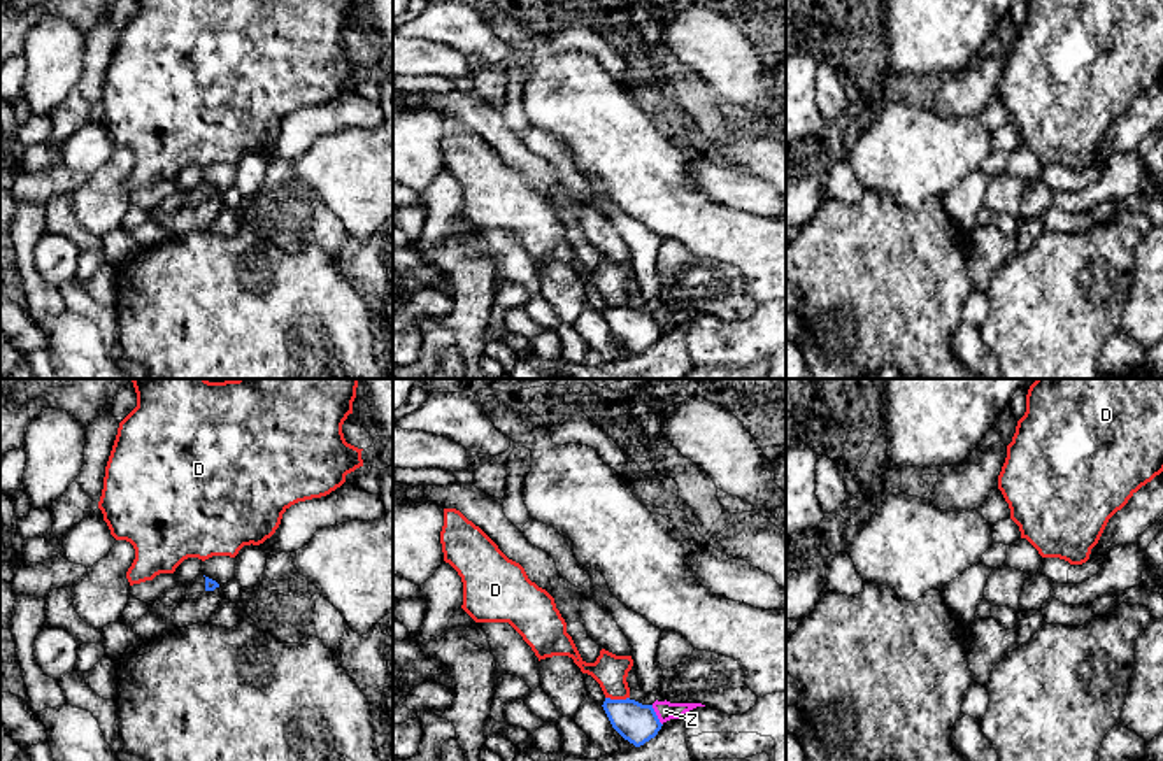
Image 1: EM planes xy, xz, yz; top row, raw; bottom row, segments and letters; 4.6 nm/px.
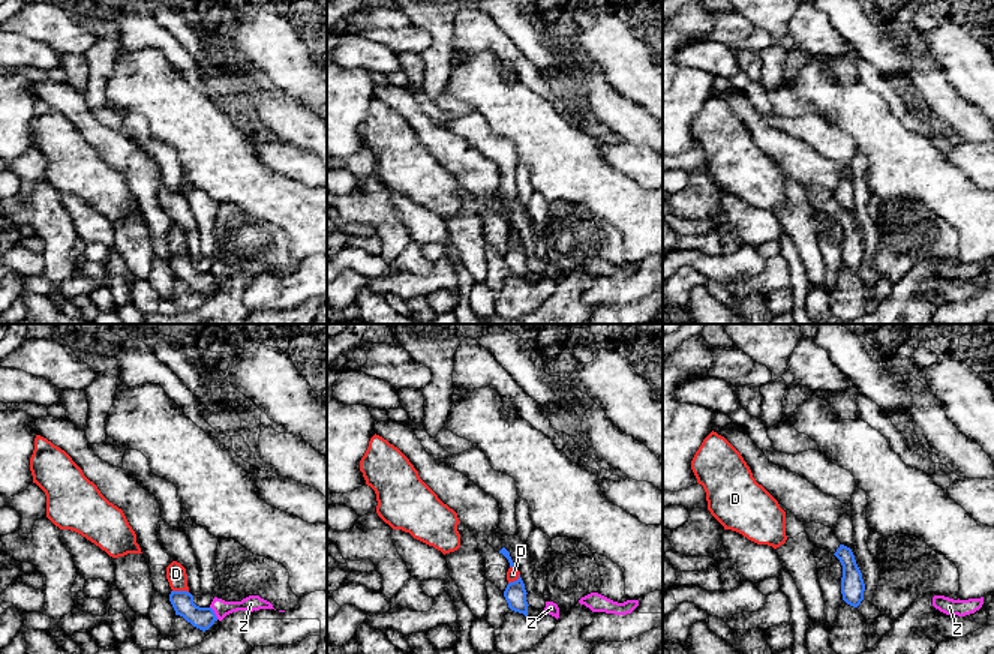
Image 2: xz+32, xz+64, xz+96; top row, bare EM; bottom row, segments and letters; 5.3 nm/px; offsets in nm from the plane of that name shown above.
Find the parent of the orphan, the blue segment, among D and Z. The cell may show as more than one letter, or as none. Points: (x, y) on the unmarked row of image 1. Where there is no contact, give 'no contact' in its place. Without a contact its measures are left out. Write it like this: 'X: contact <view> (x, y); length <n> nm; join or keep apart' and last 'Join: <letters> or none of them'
D: contact xz (618, 307); length 110 nm; keep apart
Z: contact xz (656, 323); length 110 nm; keep apart
Join: none of them

